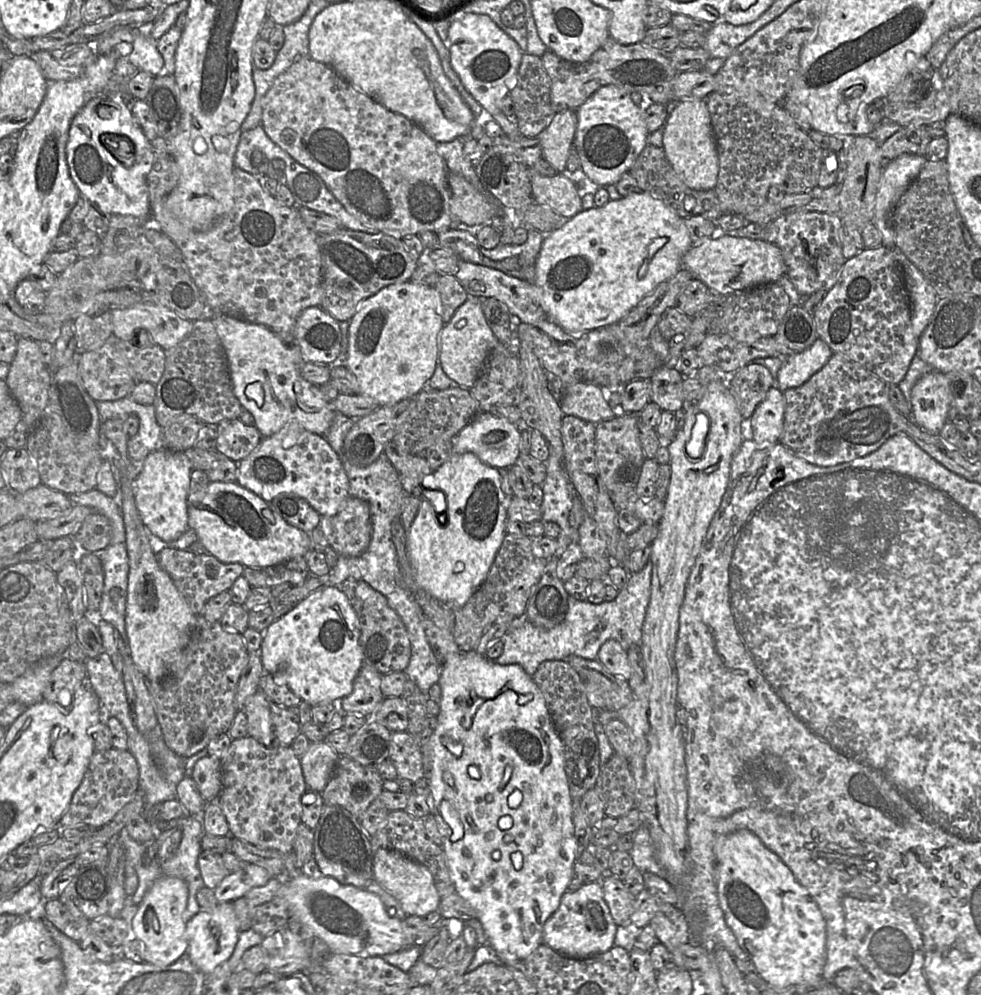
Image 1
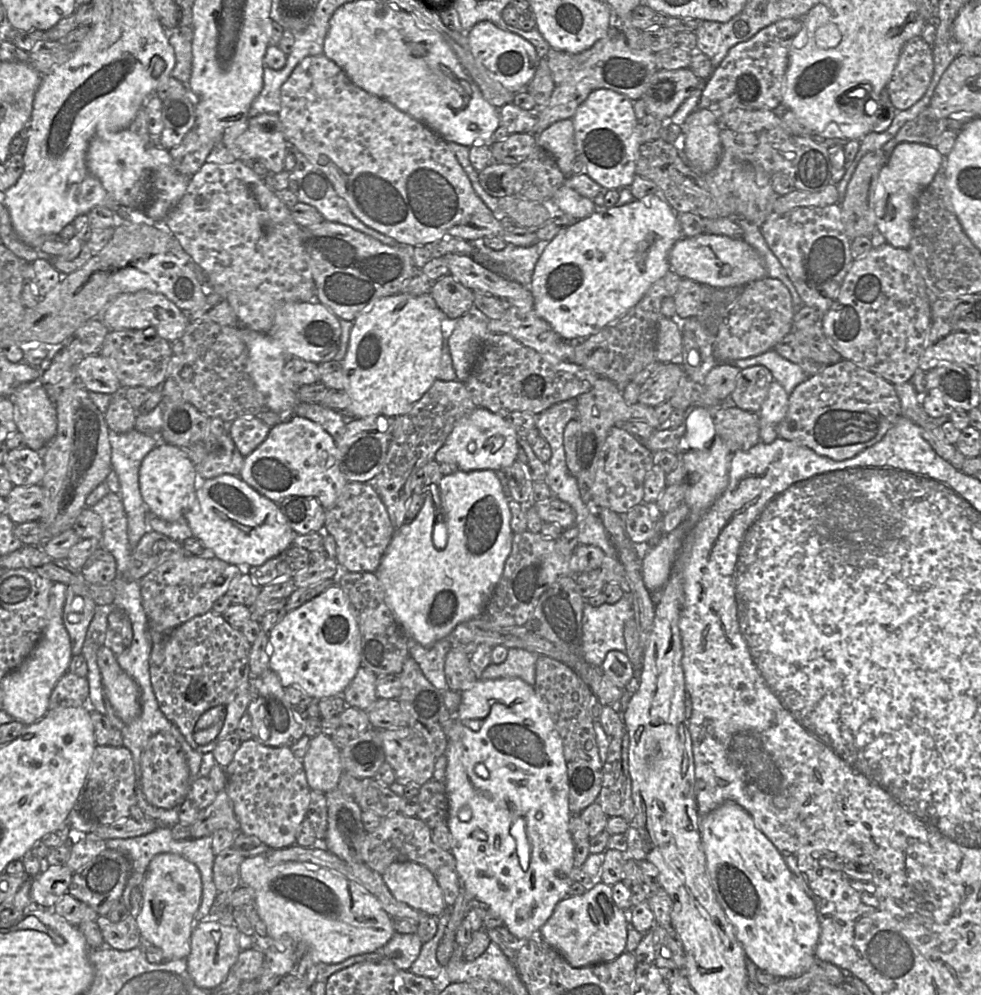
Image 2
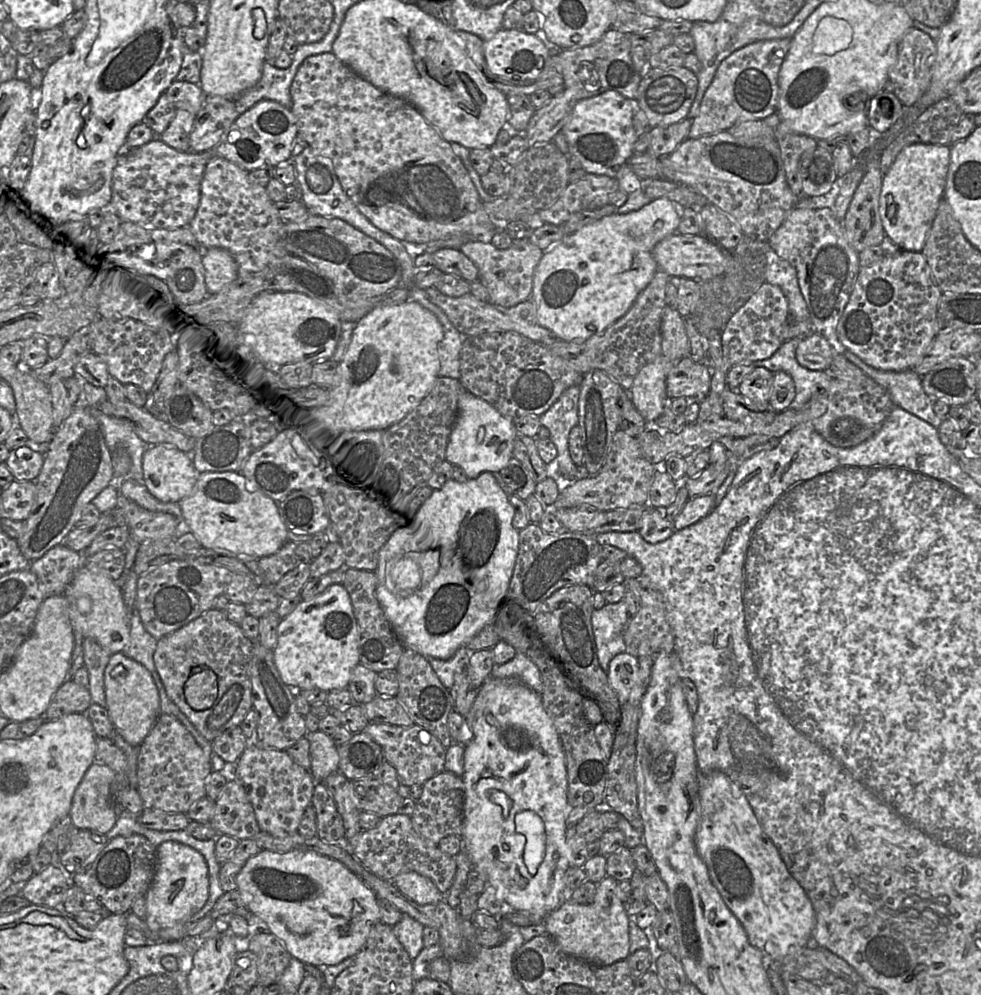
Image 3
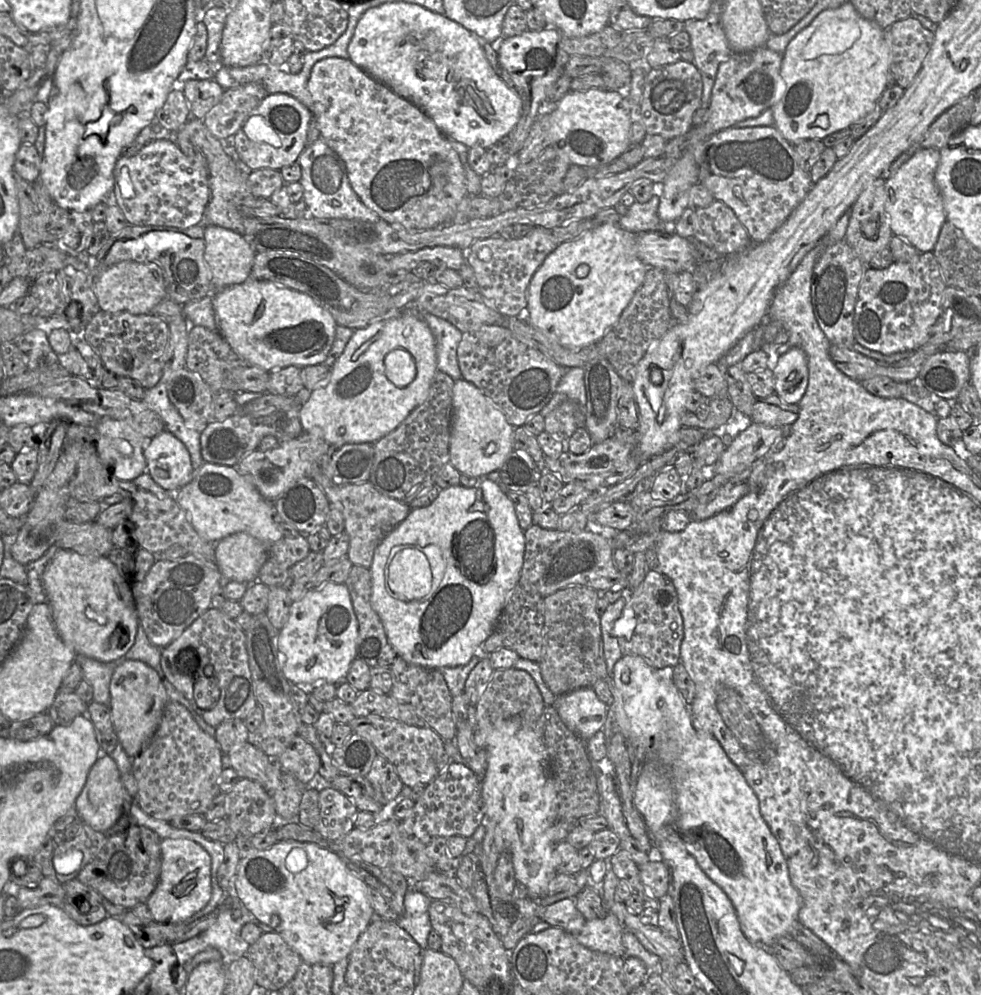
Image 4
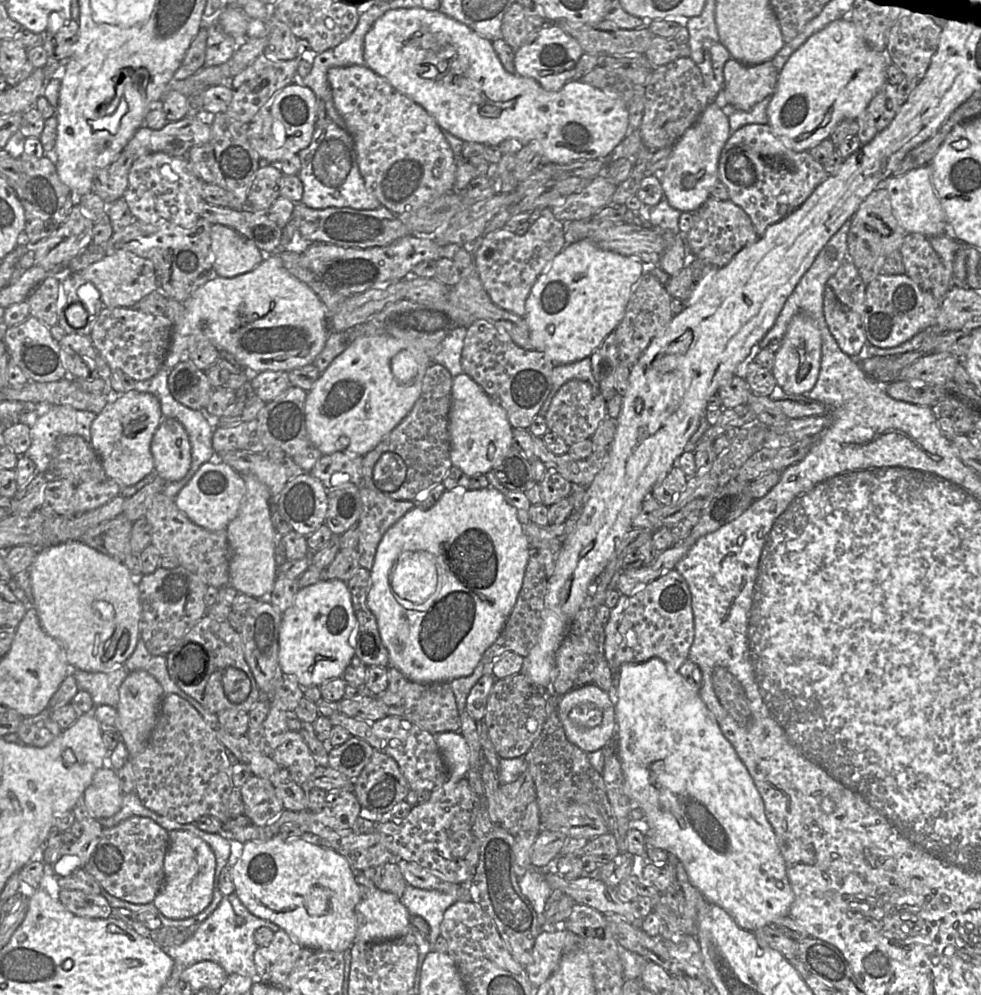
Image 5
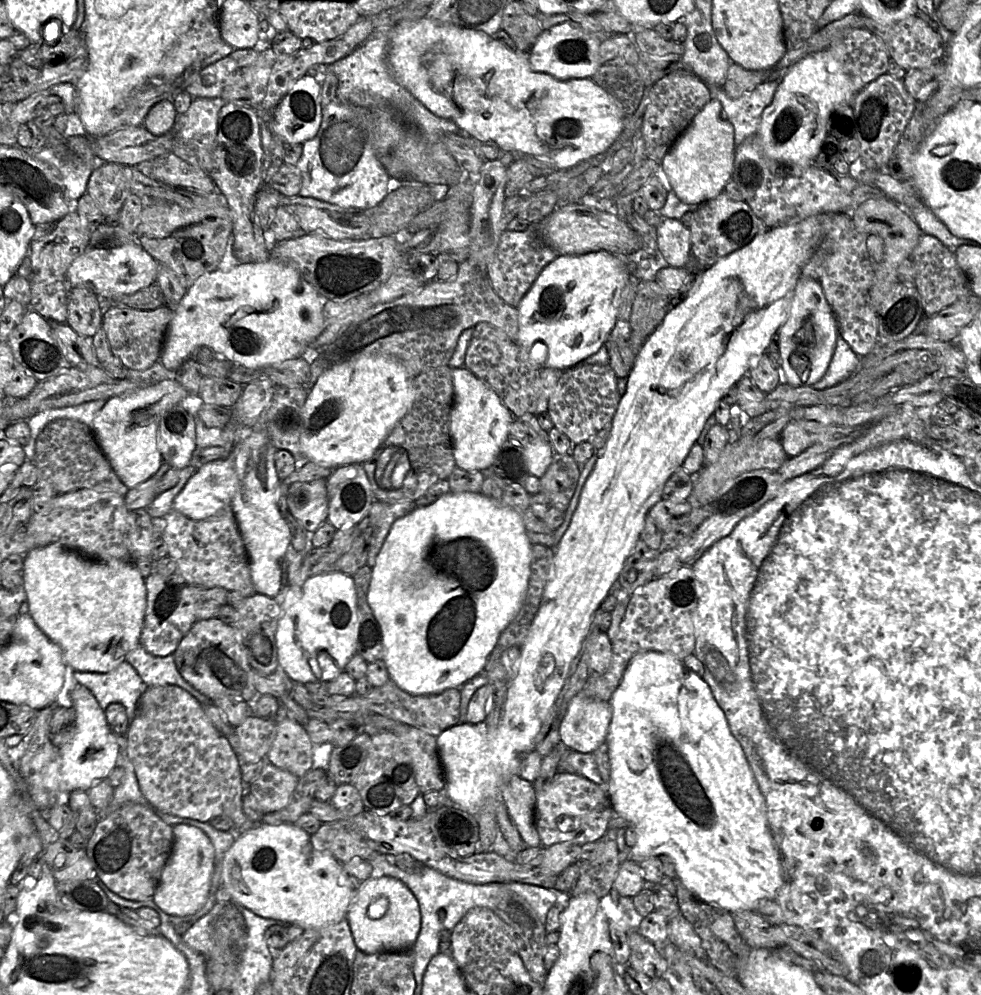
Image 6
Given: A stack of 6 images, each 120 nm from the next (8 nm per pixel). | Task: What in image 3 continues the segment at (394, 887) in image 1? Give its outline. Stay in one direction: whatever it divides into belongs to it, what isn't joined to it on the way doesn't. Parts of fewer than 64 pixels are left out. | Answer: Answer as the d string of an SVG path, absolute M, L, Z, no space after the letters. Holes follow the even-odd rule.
M406 872L397 875L391 881L407 898L420 904L435 904L444 900L435 883L416 872Z

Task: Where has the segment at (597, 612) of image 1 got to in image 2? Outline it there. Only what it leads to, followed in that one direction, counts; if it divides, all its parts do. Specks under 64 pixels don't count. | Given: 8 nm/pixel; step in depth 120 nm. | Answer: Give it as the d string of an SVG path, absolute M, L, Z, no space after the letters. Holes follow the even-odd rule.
M625 594L615 604L594 607L588 602L583 608L583 656L590 664L601 667L611 650L626 652L624 627L633 616L632 599ZM508 648L505 661L500 664L492 663L482 672L480 679L516 677L535 686L536 662L539 654L521 648Z

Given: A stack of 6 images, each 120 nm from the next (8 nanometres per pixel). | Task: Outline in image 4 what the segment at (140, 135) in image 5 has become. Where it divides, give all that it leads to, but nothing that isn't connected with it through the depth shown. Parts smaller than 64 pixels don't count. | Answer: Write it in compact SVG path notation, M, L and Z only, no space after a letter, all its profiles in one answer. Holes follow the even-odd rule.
M190 117L181 128L187 131L189 139L199 148L207 163L210 199L204 212L203 224L219 226L244 236L244 216L239 210L239 204L240 200L252 195L247 182L250 171L243 171L233 163L223 150L222 141L210 133L202 120Z

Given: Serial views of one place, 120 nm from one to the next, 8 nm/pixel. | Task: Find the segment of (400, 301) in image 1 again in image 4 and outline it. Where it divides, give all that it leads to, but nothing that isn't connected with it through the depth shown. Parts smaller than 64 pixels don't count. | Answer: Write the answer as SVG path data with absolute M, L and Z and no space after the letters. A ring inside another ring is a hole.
M410 308L402 309L399 315L377 321L364 328L354 330L344 351L331 367L328 379L317 386L300 410L300 421L304 432L321 437L328 445L344 443L375 443L394 431L408 415L428 396L432 380L437 371L435 338L427 323ZM401 348L408 351L416 364L416 377L405 387L395 386L386 376L385 356Z

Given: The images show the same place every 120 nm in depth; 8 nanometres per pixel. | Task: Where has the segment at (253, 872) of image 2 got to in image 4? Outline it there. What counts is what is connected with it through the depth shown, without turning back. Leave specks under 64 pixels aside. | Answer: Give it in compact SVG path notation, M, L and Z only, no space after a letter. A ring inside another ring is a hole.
M282 840L265 850L242 848L233 893L262 923L273 928L308 964L334 965L349 954L374 918L369 886L331 850L315 843Z

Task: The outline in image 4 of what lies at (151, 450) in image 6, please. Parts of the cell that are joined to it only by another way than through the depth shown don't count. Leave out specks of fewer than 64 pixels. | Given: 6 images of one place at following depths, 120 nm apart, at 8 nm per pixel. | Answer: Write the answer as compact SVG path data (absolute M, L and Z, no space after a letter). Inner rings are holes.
M102 417L94 429L93 442L98 457L107 468L112 470L117 479L134 481L146 471L147 464L143 453L147 440L128 422Z

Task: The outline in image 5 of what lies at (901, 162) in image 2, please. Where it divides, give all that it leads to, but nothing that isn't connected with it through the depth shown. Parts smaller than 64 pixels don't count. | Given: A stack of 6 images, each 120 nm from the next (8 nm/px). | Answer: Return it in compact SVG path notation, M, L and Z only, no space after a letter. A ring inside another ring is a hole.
M925 165L899 176L890 176L877 184L875 189L885 188L889 195L892 212L906 233L920 233L934 237L948 231L948 221L940 200L930 180L930 166Z

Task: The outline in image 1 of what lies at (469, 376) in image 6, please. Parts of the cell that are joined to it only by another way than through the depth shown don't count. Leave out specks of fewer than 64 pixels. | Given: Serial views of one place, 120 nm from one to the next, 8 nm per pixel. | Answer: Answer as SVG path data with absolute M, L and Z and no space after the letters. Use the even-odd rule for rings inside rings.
M479 411L473 419L452 439L453 452L471 452L483 463L496 469L509 469L517 463L520 455L519 428L505 418L493 416L487 411Z

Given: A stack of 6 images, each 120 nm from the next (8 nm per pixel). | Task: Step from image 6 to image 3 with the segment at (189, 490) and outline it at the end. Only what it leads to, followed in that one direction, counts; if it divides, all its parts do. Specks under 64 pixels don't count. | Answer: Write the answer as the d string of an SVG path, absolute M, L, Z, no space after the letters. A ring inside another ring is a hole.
M204 472L198 475L192 493L180 501L184 522L203 548L228 550L257 559L276 553L287 541L288 529L282 521L278 503L253 487L240 472Z

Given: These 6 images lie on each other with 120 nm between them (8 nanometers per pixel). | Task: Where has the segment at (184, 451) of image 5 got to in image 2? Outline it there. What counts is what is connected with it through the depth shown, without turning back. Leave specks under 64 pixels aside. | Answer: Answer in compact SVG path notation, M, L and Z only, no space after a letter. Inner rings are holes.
M160 442L143 459L139 469L140 493L149 513L168 522L185 516L200 479L196 466L181 448Z

